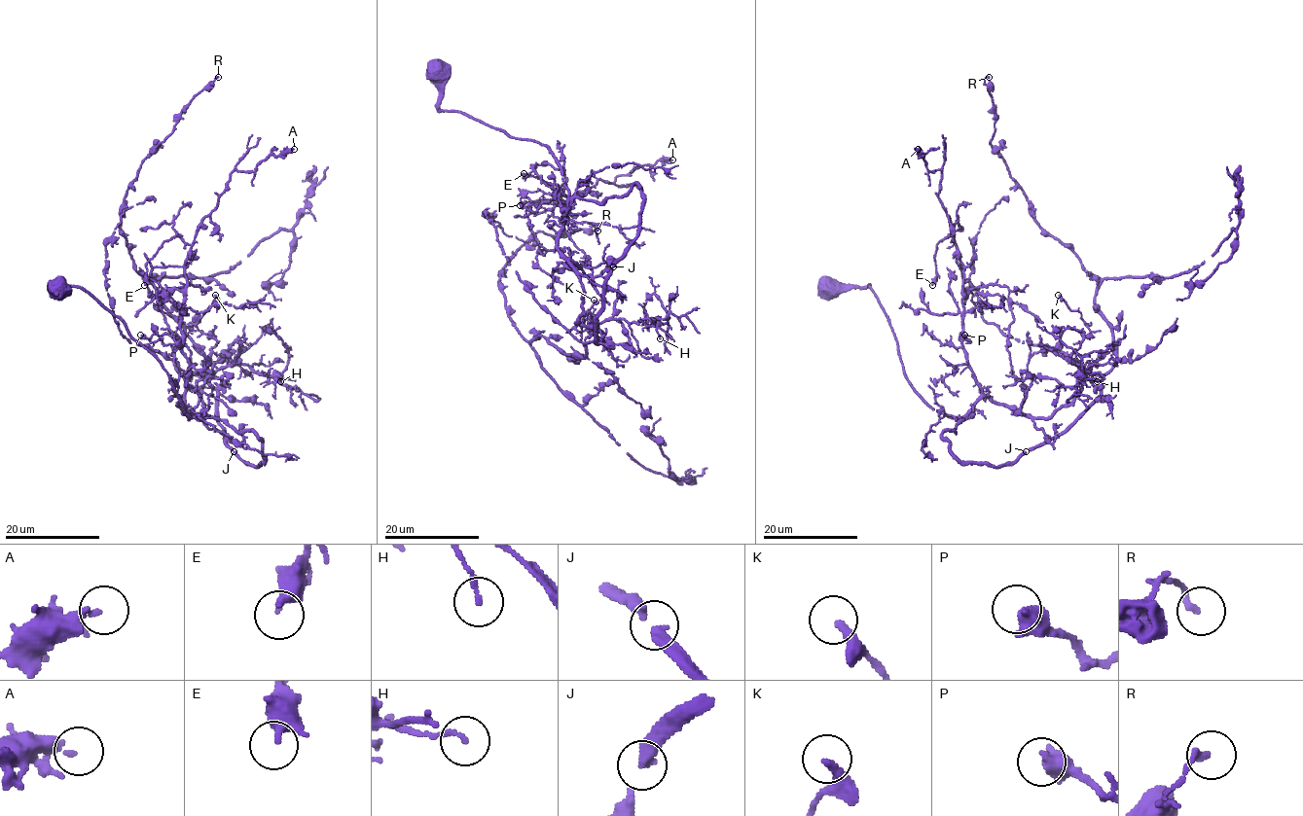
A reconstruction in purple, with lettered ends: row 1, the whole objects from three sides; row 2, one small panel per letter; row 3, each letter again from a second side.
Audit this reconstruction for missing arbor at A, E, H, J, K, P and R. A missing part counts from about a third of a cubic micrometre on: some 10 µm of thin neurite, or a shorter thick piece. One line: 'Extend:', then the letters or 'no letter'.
Extend: no letter

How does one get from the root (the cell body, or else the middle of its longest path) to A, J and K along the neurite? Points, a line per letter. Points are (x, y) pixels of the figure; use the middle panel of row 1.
A: (440, 71), (441, 109), (550, 150), (570, 198), (564, 223), (560, 204), (598, 179), (672, 159)
J: (440, 71), (441, 109), (544, 144), (570, 197), (602, 201), (633, 183), (641, 189), (639, 231), (613, 266)
K: (440, 71), (441, 109), (550, 150), (576, 322), (595, 322), (578, 332), (594, 300)

